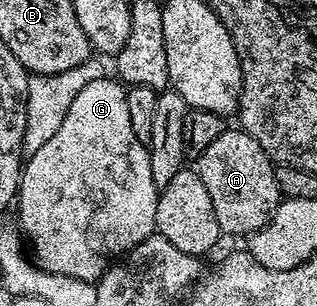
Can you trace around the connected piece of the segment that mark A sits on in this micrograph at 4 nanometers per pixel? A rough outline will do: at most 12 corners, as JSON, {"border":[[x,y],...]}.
{"border":[[243,128],[195,159],[225,235],[281,204],[276,166]]}

